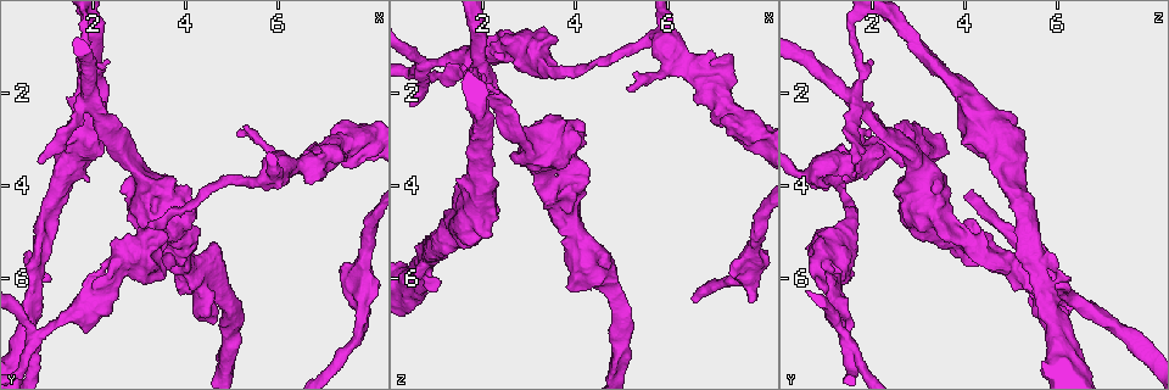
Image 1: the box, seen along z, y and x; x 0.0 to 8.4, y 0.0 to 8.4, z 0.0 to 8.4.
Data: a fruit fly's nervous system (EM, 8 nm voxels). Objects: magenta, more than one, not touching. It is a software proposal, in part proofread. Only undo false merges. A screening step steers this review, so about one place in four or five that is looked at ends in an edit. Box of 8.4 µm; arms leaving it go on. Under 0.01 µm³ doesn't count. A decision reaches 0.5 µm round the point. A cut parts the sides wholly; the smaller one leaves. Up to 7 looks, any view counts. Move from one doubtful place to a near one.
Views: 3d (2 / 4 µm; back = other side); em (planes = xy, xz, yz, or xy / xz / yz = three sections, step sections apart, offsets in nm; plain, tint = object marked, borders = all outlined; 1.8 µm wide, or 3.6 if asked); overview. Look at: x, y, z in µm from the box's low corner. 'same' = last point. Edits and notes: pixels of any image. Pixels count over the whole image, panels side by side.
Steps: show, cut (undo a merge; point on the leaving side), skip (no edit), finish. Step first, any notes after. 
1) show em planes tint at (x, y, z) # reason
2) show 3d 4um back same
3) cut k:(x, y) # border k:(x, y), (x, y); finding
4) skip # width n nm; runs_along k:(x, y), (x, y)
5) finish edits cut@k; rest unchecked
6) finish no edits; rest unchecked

show em planes borders at (2.30, 6.15, 1.15) # thick turns thin

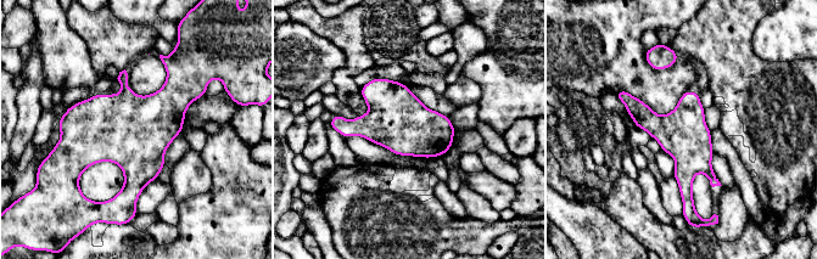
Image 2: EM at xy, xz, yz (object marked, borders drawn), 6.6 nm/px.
skip # continuous, no second neuron

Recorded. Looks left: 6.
show em planes tint at (0.85, 7.20, 1.40) # two arms at a narrow angle

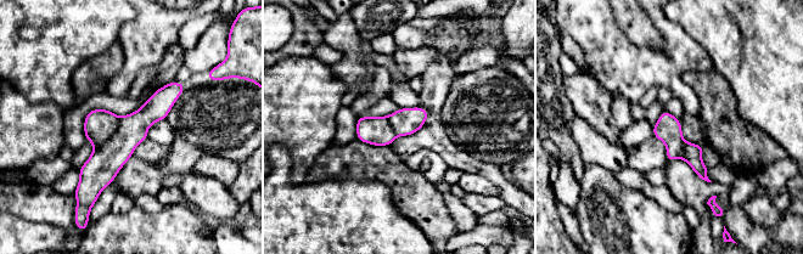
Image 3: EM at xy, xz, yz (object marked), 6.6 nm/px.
cut 3:(100, 125) # border 3:(119, 117), (118, 129), (94, 150); two neurons meet here

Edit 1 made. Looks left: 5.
show overview

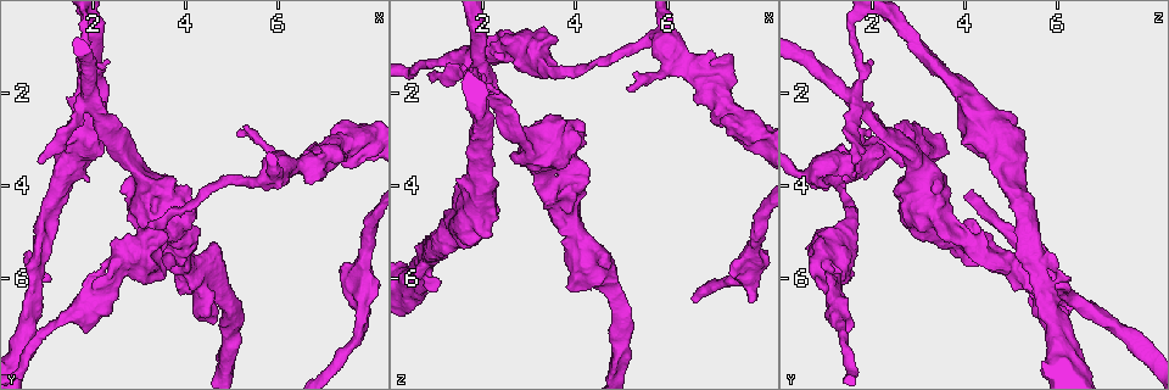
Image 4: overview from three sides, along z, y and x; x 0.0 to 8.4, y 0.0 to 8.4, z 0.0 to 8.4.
show 3d 4um at (5.80, 3.75, 0.80) # four arms meet

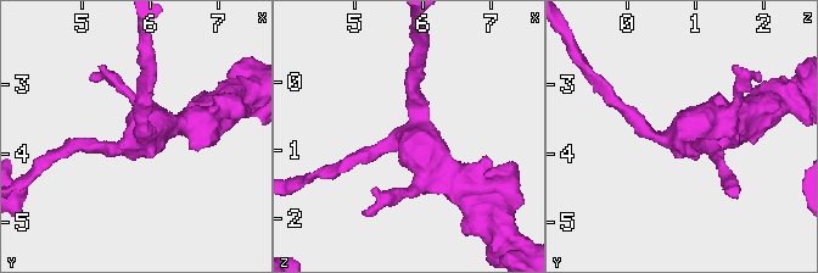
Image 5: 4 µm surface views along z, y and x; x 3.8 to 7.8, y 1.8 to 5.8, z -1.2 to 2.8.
show em yz step 16 tint at (5.85, 3.75, 0.85) # arms 4; now the EM

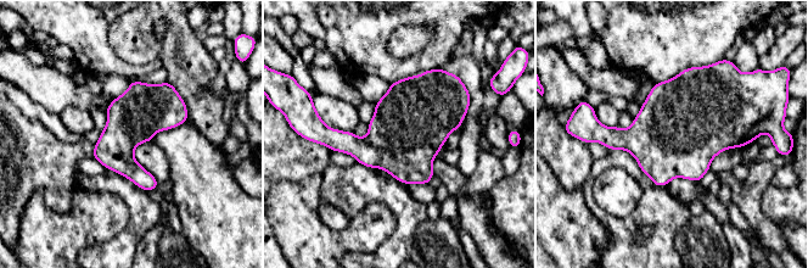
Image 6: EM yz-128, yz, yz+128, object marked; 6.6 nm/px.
skip # continuous, no second neuron

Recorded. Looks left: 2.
finish edits cut@3; rest unchecked

